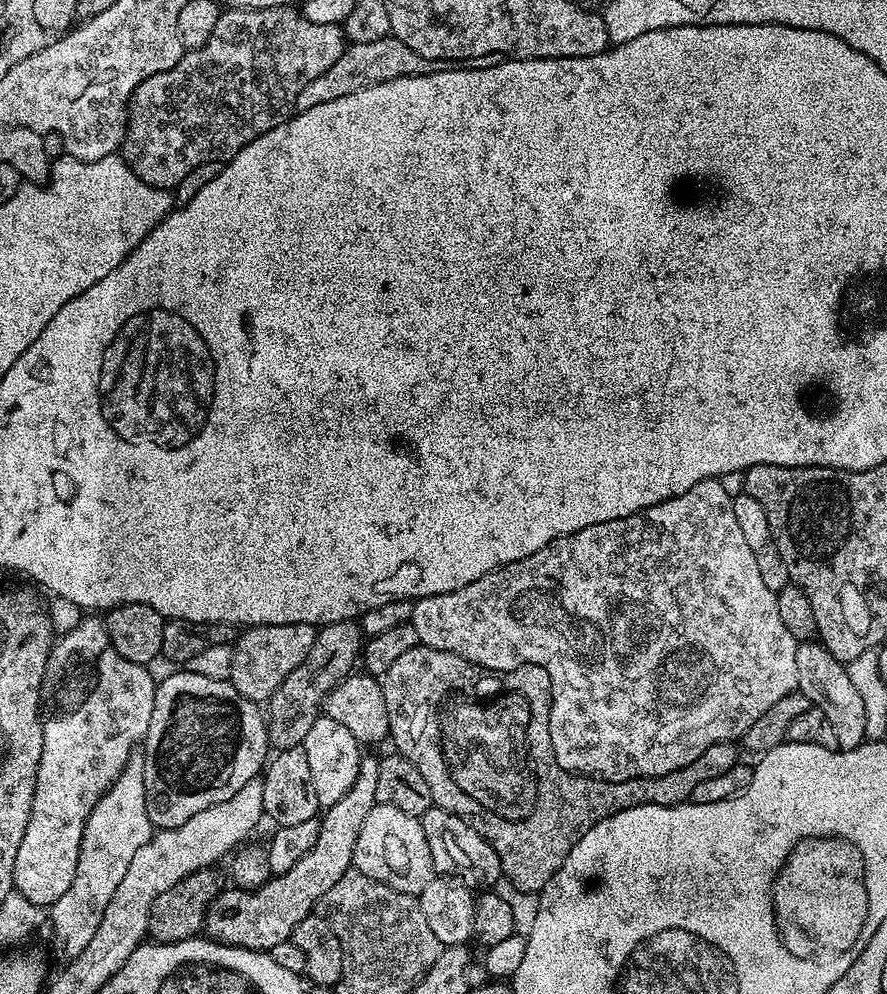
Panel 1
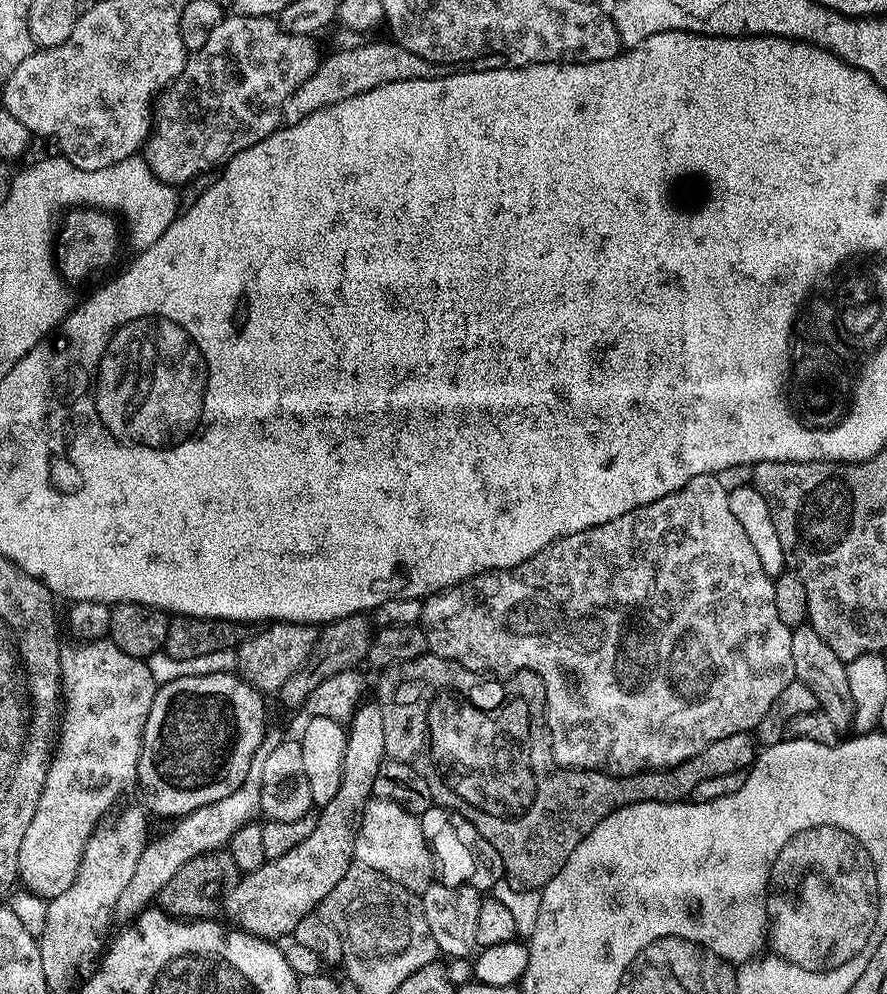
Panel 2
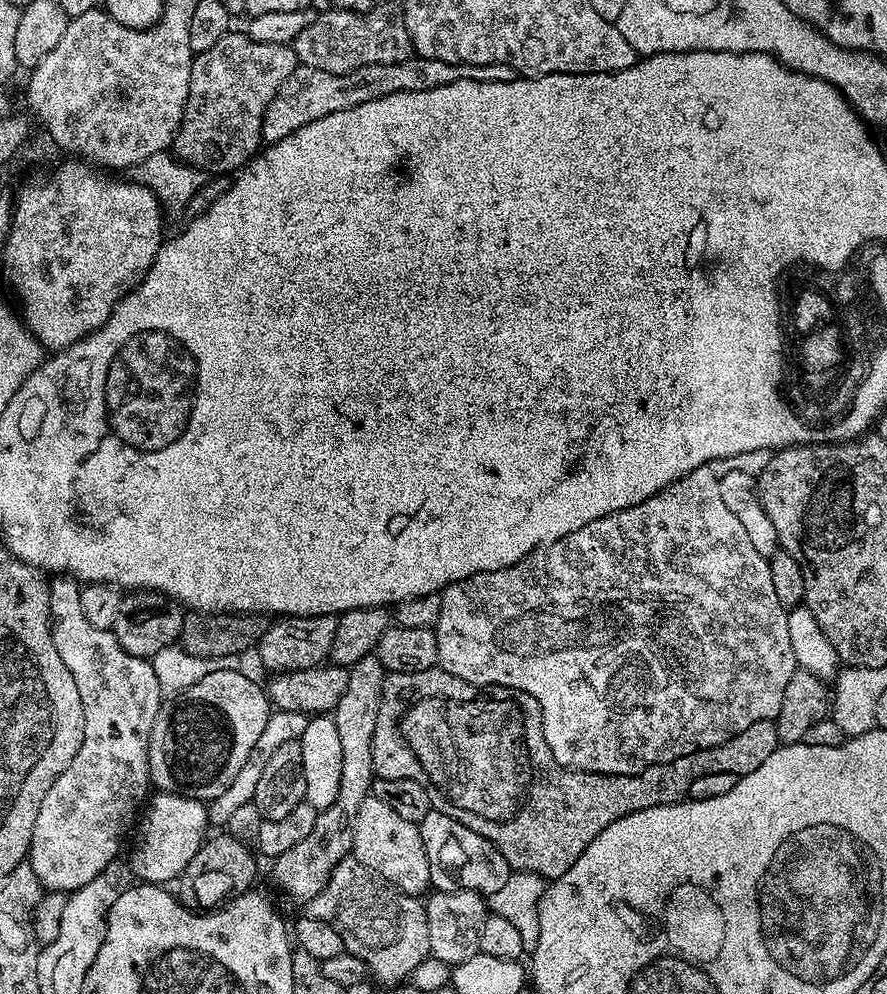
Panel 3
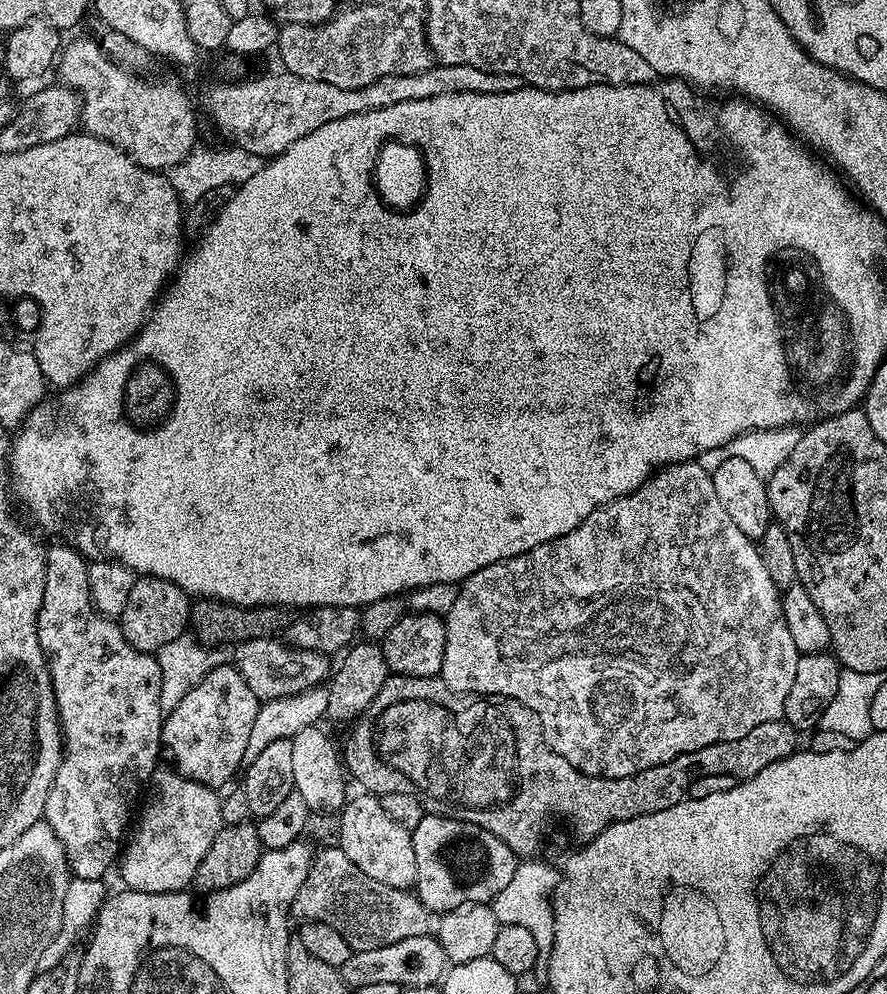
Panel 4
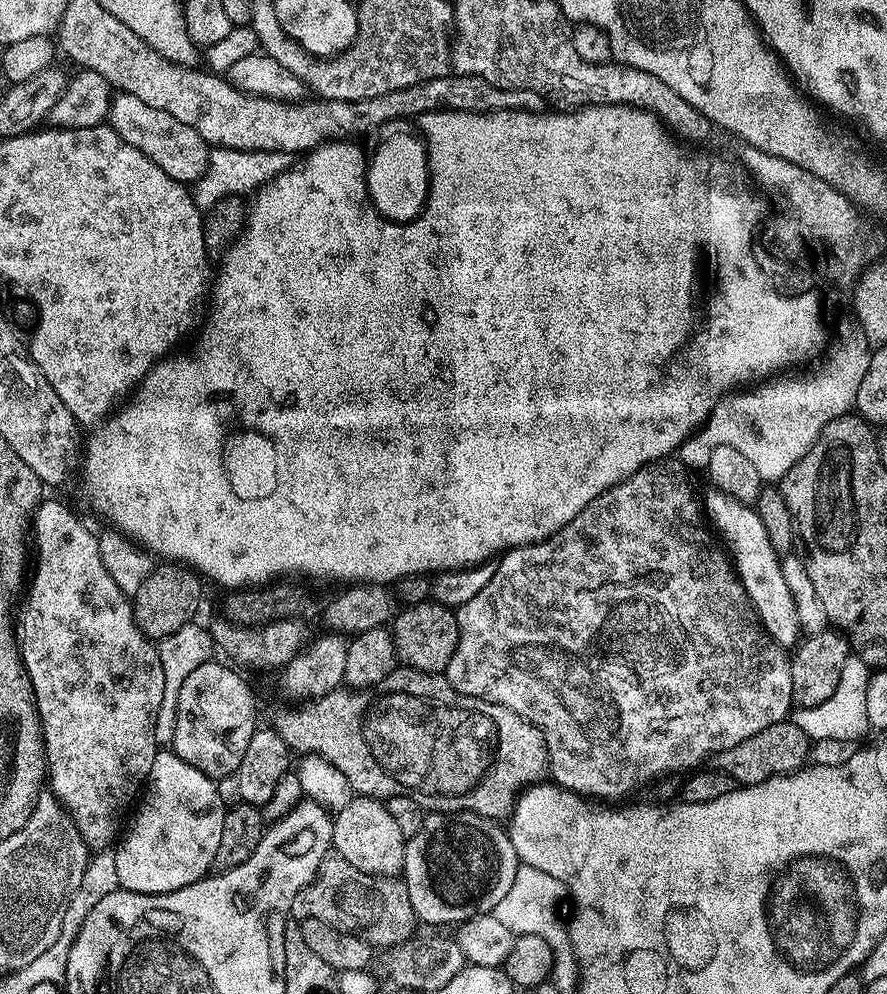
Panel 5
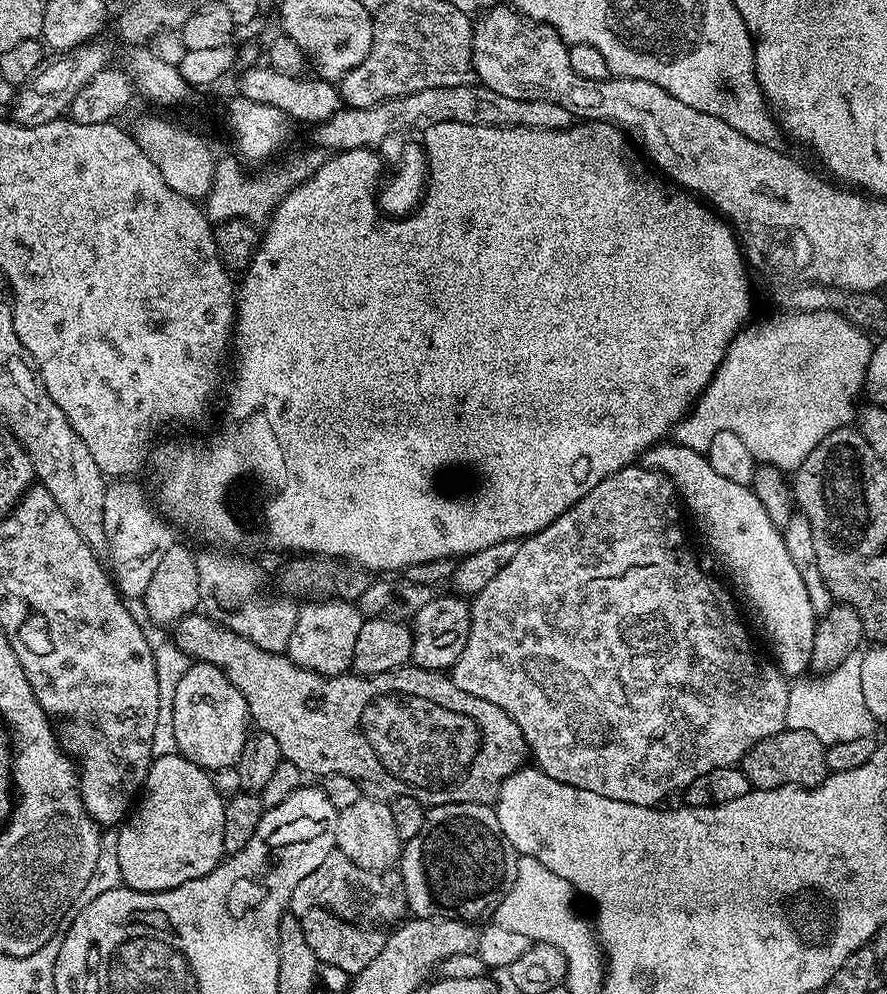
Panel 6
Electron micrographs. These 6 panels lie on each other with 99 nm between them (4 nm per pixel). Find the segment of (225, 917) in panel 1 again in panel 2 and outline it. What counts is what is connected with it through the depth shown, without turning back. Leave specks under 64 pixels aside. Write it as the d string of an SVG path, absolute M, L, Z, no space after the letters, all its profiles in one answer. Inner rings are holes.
M361 703L347 721L346 731L342 782L338 782L338 794L319 809L318 826L314 826L312 833L302 838L294 850L282 854L282 858L265 860L258 870L243 873L238 886L230 890L223 911L226 916L228 912L239 931L273 942L279 941L279 936L291 937L298 922L319 909L326 894L342 882L346 870L352 867L356 854L356 825L368 801L373 799L374 777L378 775L378 766L386 759L386 734L382 730L379 703Z

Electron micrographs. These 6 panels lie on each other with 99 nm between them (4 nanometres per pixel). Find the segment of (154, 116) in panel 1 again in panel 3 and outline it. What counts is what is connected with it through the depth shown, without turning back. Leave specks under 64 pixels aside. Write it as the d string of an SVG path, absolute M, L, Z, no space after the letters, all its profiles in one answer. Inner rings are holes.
M229 30L222 38L218 38L218 42L214 42L214 46L205 52L195 53L192 61L192 73L190 74L190 90L186 98L186 106L182 114L182 122L180 128L176 131L176 139L173 140L171 151L177 160L183 160L184 163L190 165L197 170L203 170L208 174L232 174L244 167L253 156L257 155L262 148L262 122L266 110L270 106L270 102L278 94L278 90L282 86L282 82L286 82L286 78L290 78L290 74L298 67L295 47L286 44L271 44L270 42L254 42L254 38L250 38L247 31Z

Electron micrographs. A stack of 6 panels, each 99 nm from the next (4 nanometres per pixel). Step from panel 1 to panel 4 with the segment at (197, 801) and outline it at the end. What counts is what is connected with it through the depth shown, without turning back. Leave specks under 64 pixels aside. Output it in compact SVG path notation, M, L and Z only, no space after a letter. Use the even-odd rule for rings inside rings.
M235 666L210 670L210 674L206 674L206 678L202 678L202 682L198 682L198 686L194 686L190 694L186 694L186 698L182 698L182 702L178 702L178 706L174 706L174 710L165 715L160 729L163 755L172 759L171 767L180 775L204 784L207 788L220 790L236 771L236 775L241 771L246 742L250 742L250 730L254 730L254 718L258 718L261 703L254 690L246 686L242 674Z

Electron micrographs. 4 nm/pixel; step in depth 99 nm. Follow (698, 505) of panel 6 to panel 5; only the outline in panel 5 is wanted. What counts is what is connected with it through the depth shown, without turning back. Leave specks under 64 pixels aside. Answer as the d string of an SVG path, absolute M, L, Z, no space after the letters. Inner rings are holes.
M721 495L719 499L716 509L712 512L712 520L716 523L715 531L718 536L718 531L720 531L719 539L722 544L722 539L724 539L723 547L736 569L736 575L740 577L748 597L755 605L764 629L785 650L791 649L801 639L802 631L797 614L795 614L794 600L782 576L781 557L777 556L774 546L770 546L770 538L766 538L766 526L762 526L762 518L756 512L755 507L725 495Z

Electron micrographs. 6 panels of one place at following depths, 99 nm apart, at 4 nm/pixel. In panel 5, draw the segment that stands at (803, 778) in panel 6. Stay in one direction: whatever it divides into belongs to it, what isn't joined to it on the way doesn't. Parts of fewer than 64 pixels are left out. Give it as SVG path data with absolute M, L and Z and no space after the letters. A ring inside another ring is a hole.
M783 720L774 726L766 726L754 738L746 738L746 742L738 742L738 746L730 746L730 750L722 750L711 757L710 764L717 772L725 772L733 782L740 786L766 782L771 776L783 776L805 767L810 756L810 741L807 734L794 722Z

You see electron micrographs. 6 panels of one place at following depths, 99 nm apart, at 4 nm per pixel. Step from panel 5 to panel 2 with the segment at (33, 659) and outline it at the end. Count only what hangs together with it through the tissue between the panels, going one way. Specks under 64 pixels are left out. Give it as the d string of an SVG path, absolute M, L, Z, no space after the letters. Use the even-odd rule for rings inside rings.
M110 638L65 643L60 649L60 679L66 709L58 736L58 751L48 768L38 810L18 849L18 880L45 901L66 894L70 882L78 878L88 841L97 835L100 819L138 784L138 762L150 706L158 687L151 667L141 657L126 654Z

